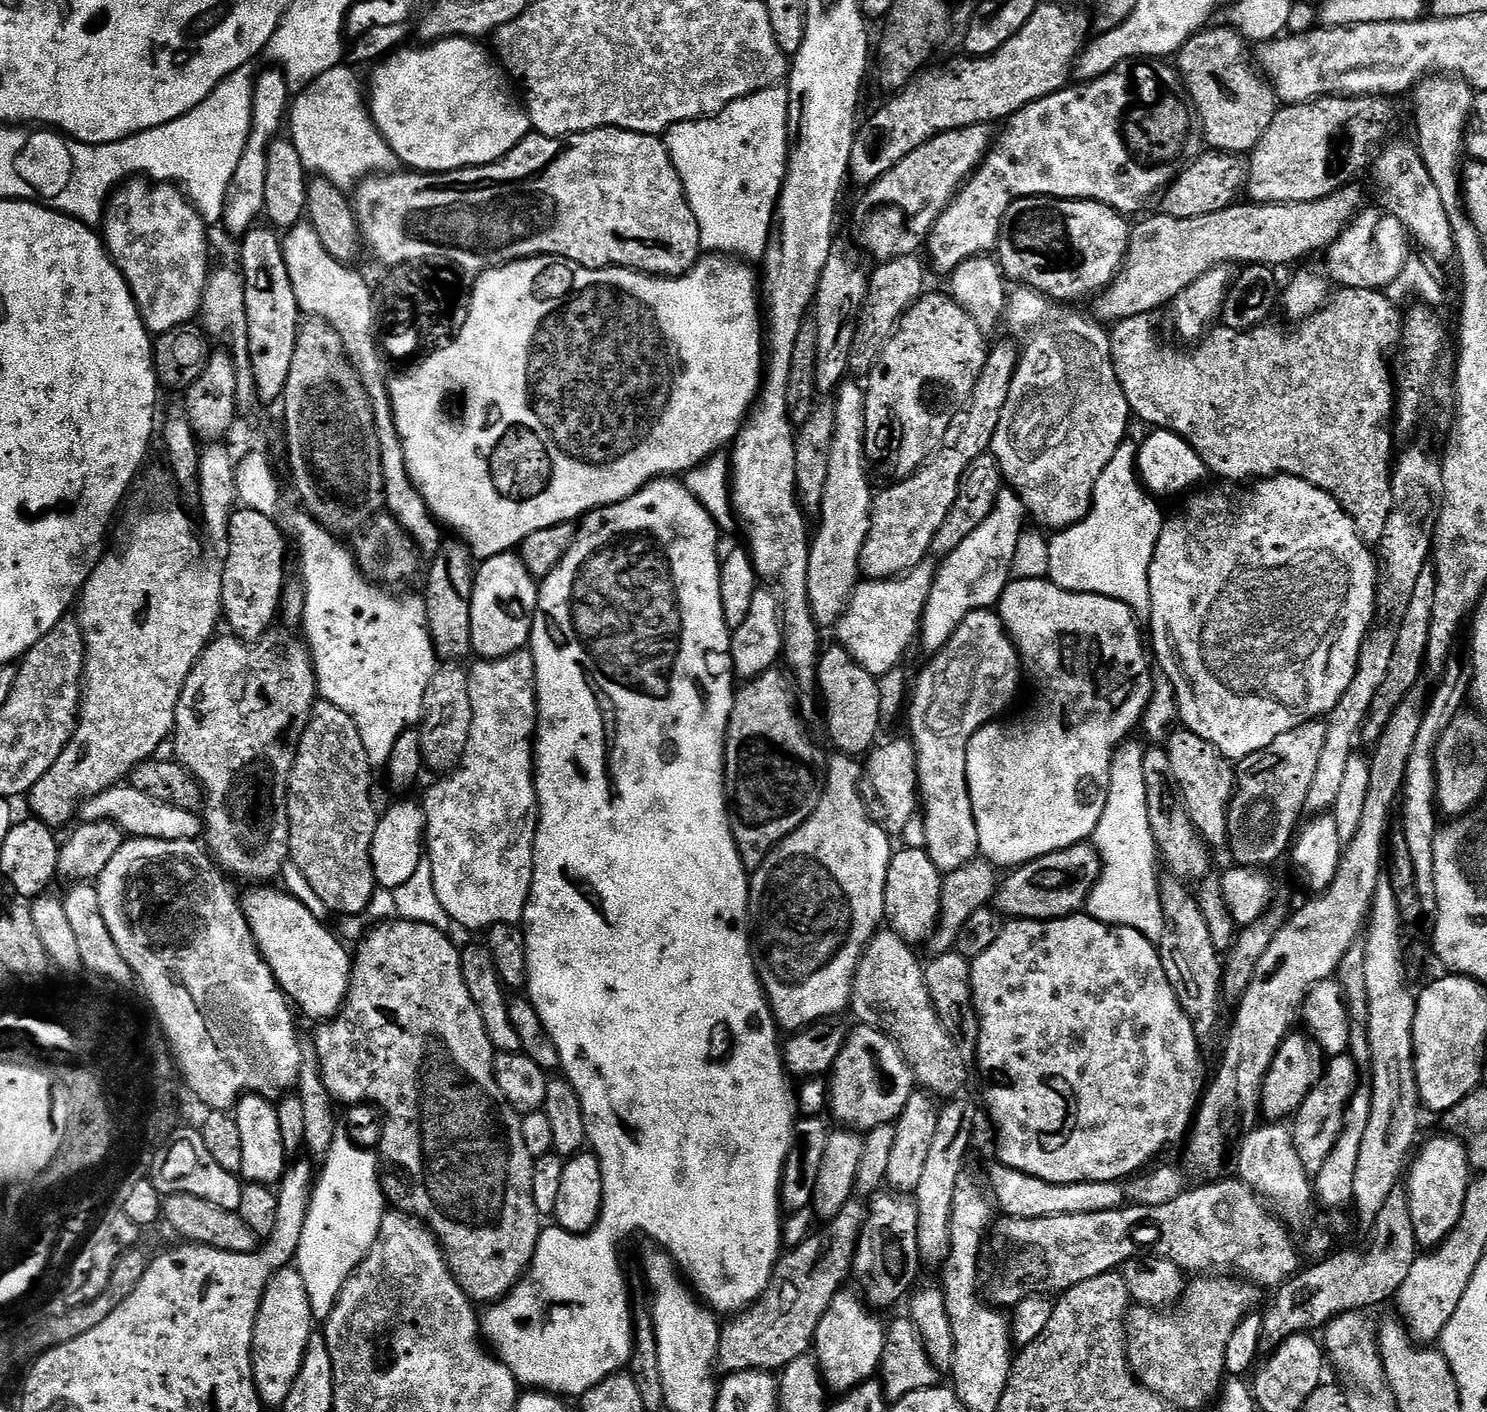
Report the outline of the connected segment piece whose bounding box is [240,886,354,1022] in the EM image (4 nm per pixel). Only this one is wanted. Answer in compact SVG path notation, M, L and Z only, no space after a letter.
M258 886L256 890L252 890L241 897L241 908L243 914L247 919L247 924L250 926L251 934L255 938L255 942L260 951L260 955L267 962L269 968L272 970L272 976L275 977L277 984L283 989L288 998L310 1018L316 1020L315 1022L326 1022L337 1015L344 1007L345 998L349 991L349 982L352 981L352 965L354 963L351 951L345 946L345 943L330 929L330 931L323 925L324 922L316 915L310 913L302 902L298 902L296 896L291 896L283 889L272 889L272 886Z

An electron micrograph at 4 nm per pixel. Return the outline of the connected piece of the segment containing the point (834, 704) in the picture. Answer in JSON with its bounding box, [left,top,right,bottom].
[816,642,882,758]

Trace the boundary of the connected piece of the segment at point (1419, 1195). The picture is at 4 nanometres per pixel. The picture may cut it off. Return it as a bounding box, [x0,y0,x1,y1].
[1406,1134,1470,1250]

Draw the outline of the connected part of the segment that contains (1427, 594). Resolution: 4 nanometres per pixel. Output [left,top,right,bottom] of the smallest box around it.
[1362,562,1436,742]

